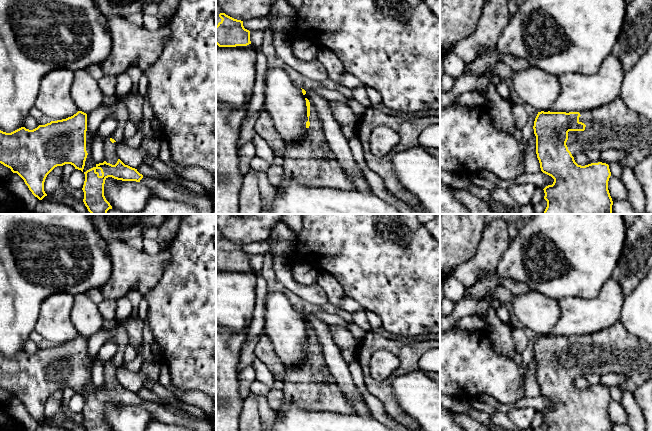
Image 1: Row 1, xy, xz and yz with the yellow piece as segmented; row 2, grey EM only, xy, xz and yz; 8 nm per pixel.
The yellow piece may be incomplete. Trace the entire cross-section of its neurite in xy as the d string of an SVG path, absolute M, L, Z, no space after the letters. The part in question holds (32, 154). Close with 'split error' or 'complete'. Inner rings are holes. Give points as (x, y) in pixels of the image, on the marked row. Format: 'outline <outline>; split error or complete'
outline M78 111L71 117L39 125L33 130L25 127L11 133L0 130L0 163L17 173L32 194L42 200L47 196L44 191L45 179L55 167L71 164L83 172L87 155L91 156L96 137L96 133L91 135L88 131L87 119L86 113Z; split error

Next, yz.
outline M620 97L588 111L538 112L533 129L541 171L554 179L552 185L543 189L547 201L544 214L612 214L609 165L598 162L581 166L575 162L575 154L587 150L622 150L625 157L620 164L631 169L652 155L652 121L628 108Z; split error

